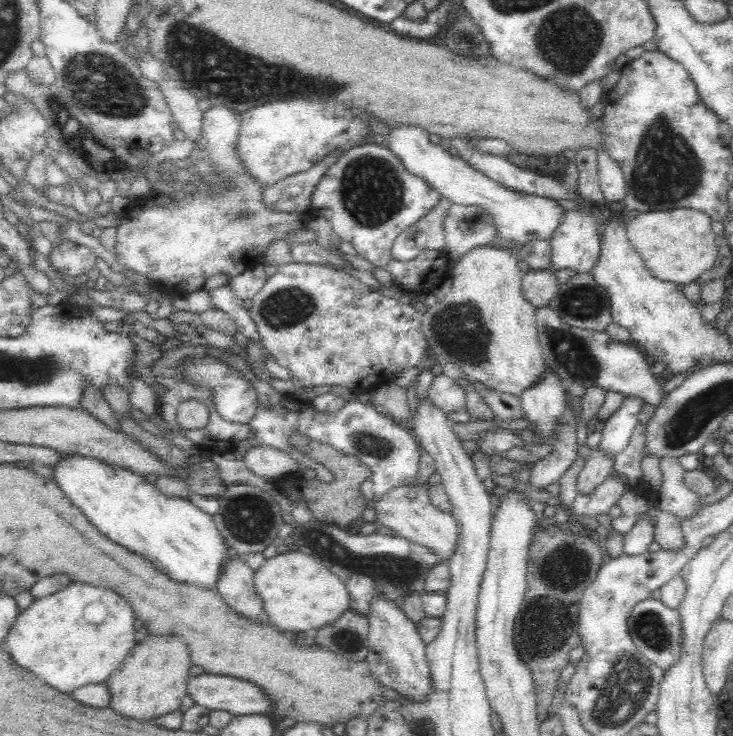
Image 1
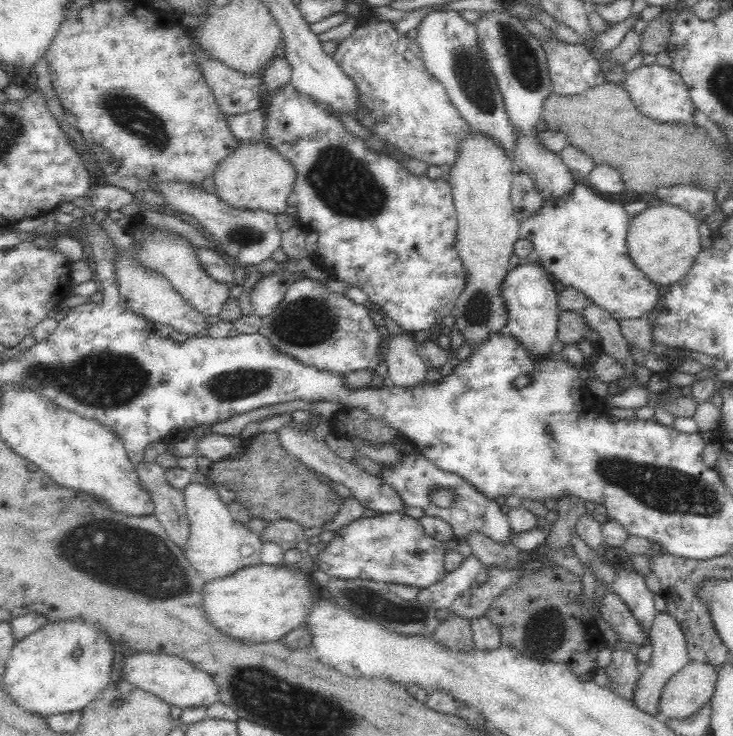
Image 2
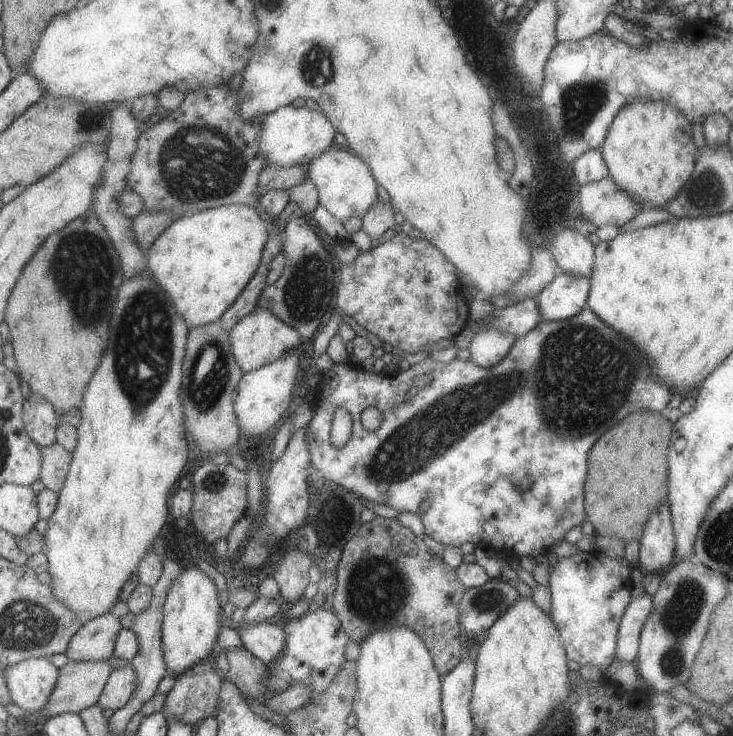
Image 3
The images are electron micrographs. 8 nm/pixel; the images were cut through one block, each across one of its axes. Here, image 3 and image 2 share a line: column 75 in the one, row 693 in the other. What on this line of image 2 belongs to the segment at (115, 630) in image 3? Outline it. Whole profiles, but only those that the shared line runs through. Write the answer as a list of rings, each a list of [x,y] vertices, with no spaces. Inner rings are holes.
[[[666,612],[657,613],[649,640],[652,645],[651,659],[643,664],[641,673],[633,684],[631,701],[644,712],[657,716],[659,700],[664,686],[677,672],[691,661],[687,653],[686,640],[675,618]]]

